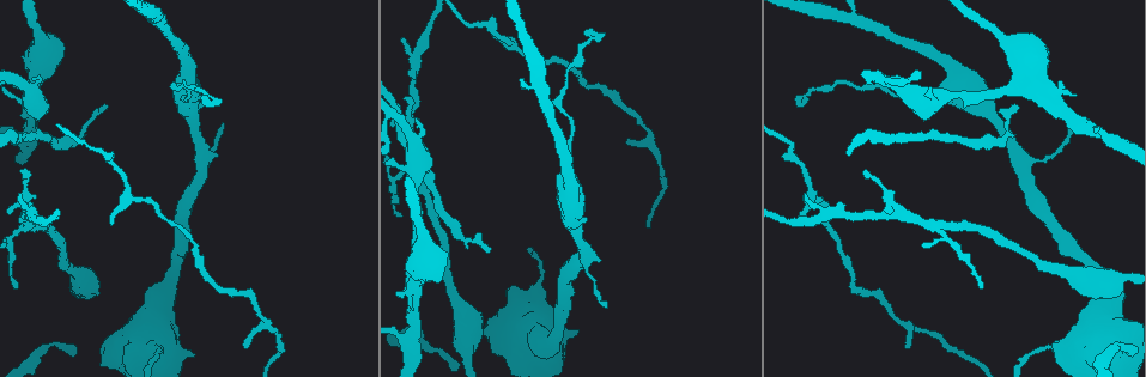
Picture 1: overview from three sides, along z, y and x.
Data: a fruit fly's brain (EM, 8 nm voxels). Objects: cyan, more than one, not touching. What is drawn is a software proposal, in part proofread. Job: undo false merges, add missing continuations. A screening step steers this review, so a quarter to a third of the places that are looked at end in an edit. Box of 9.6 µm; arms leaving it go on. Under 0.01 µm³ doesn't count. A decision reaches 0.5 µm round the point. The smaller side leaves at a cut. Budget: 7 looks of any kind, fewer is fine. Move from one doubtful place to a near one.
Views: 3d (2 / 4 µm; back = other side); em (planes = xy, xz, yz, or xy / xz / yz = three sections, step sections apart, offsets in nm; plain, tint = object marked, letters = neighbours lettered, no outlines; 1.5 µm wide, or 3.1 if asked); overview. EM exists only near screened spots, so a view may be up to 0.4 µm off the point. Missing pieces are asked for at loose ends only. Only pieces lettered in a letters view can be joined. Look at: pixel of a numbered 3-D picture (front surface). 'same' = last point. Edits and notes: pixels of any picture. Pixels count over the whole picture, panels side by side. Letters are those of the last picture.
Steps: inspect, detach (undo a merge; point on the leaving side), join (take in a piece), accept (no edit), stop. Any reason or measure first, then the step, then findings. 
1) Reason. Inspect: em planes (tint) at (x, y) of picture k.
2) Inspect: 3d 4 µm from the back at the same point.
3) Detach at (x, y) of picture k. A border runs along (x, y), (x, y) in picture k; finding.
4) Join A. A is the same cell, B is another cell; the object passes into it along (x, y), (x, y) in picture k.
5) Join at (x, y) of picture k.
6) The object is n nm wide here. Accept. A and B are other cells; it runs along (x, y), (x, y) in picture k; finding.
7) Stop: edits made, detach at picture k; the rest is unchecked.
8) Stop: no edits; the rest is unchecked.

Thin end. Inspect: em yz step 4 (tint) at (490, 247) of picture 1.

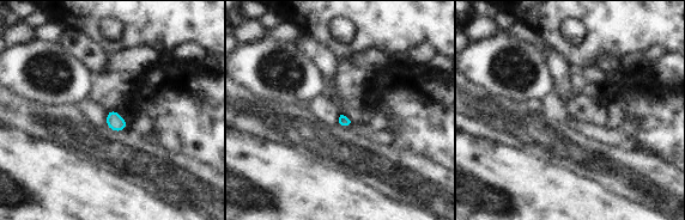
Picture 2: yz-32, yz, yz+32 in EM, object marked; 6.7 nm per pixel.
Inspect: em yz step 4 (letters) at the same point.

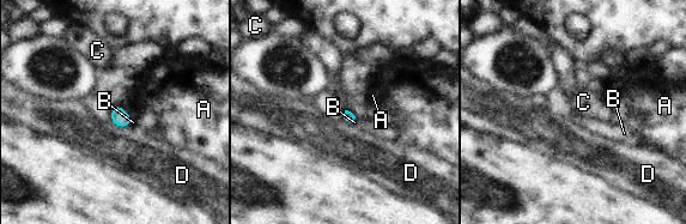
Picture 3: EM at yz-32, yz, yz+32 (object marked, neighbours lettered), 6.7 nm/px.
Accept. A, B, C and D are other cells; no lettered piece goes on from it.

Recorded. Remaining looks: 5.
Branch stops here. Inspect: 3d 4 µm at (867, 171) of picture 1.

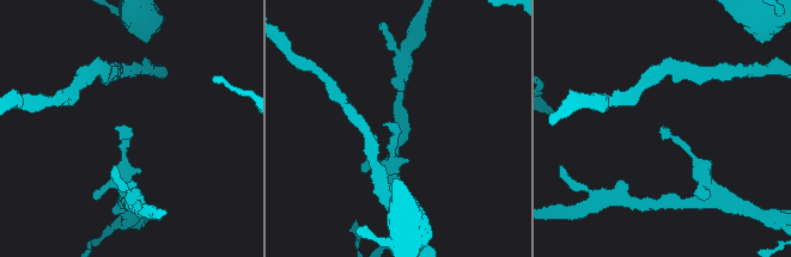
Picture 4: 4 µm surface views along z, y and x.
Shape alone is not enough. Inspect: em yz step 8 (letters) at (382, 125) of picture 4.

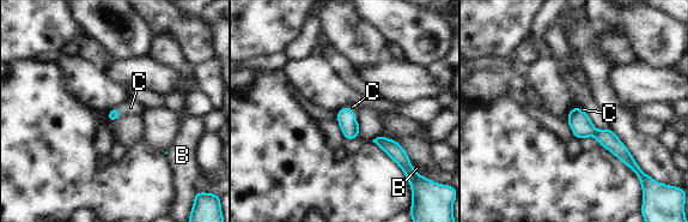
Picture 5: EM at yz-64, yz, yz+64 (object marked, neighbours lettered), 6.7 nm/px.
Inspect: em planes (letters) at the same point.

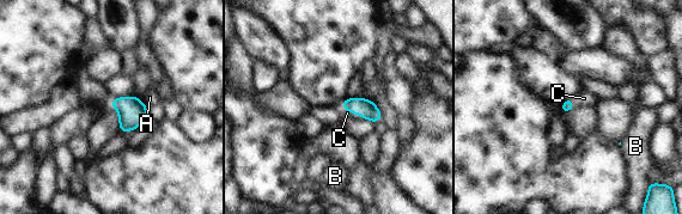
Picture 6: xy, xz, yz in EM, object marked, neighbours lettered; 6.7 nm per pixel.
The object is 80 nm wide here. Join C. C is the same cell, A and B are other cells; it goes on there.

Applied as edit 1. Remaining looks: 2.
Free end. Inspect: em planes (letters) at (111, 223) of picture 1.

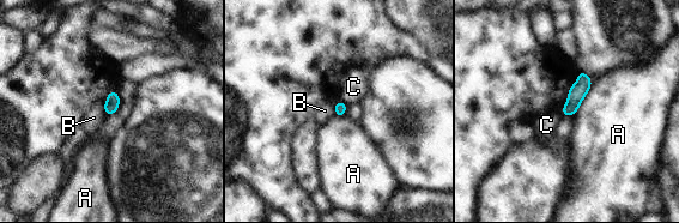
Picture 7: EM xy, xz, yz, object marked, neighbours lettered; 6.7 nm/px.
Accept. A, B and C are other cells; a border runs along (103, 103), (105, 115) in picture 7; none of them fits.

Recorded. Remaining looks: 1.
Stop: edits made, join at picture 6; the rest is unchecked.

